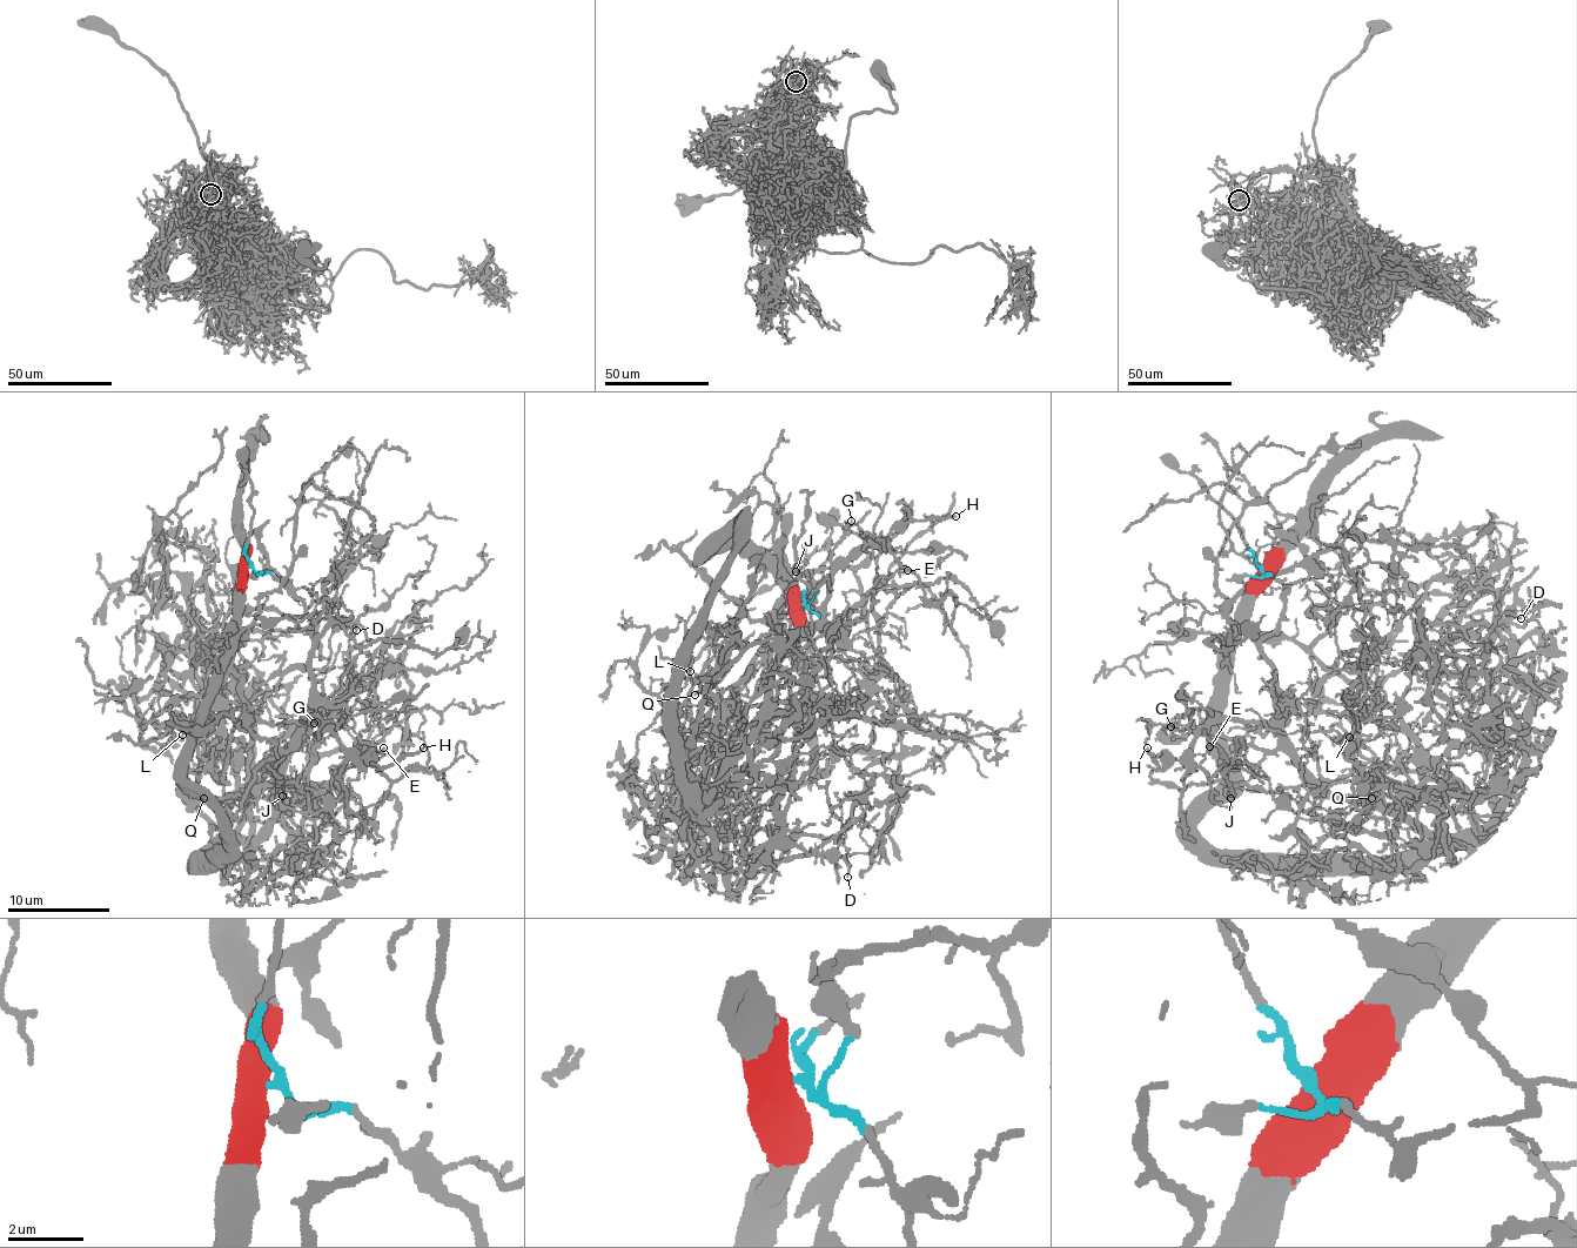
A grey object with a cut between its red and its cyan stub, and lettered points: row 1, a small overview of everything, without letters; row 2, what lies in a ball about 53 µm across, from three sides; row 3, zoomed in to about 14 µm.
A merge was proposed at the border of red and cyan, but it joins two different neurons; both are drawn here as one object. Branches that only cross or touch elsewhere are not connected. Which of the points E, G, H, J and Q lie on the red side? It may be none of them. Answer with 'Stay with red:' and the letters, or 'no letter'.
Stay with red: no letter

